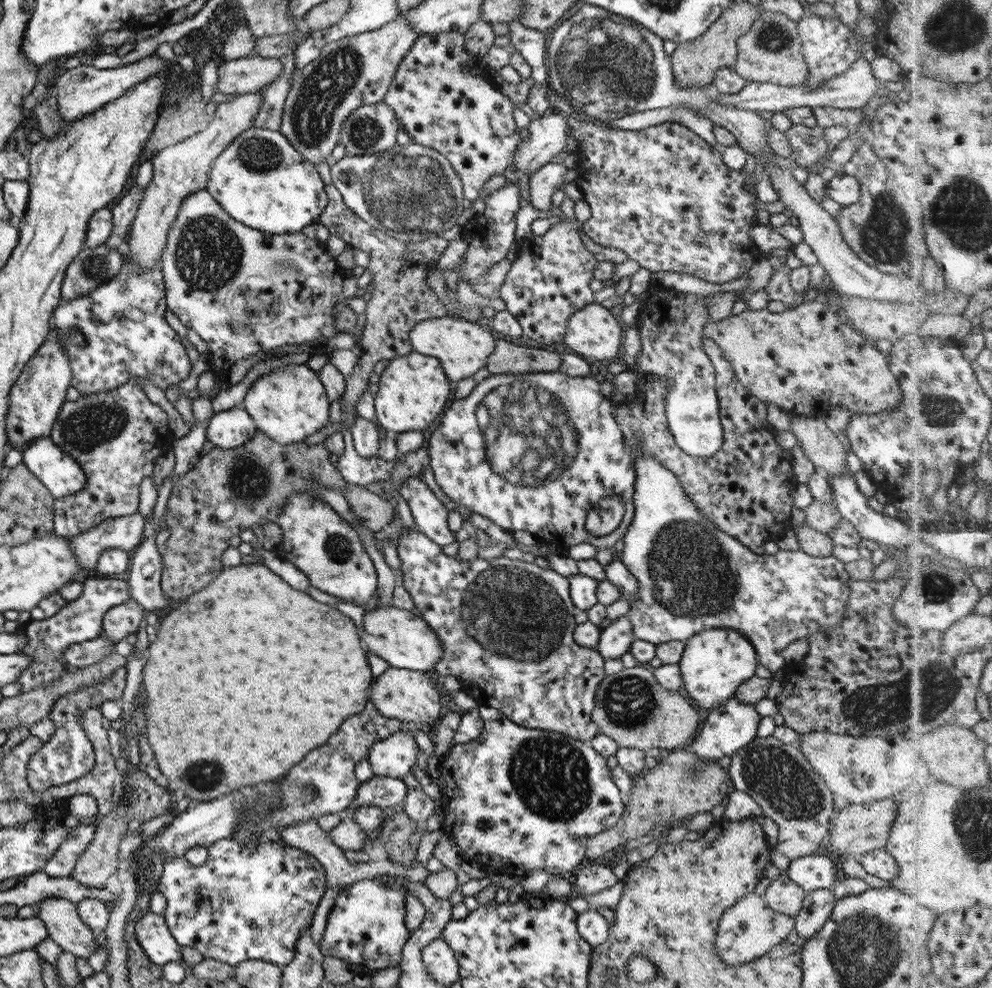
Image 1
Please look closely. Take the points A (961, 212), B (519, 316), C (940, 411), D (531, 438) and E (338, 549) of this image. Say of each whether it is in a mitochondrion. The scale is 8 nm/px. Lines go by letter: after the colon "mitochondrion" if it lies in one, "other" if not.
A: mitochondrion
B: other
C: mitochondrion
D: mitochondrion
E: mitochondrion

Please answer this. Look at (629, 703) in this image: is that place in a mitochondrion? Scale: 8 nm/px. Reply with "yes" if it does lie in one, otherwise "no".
yes

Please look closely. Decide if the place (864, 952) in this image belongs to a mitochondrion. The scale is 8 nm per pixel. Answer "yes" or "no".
yes

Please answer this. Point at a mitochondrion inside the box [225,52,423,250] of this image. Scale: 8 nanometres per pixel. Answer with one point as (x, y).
(377, 208)

